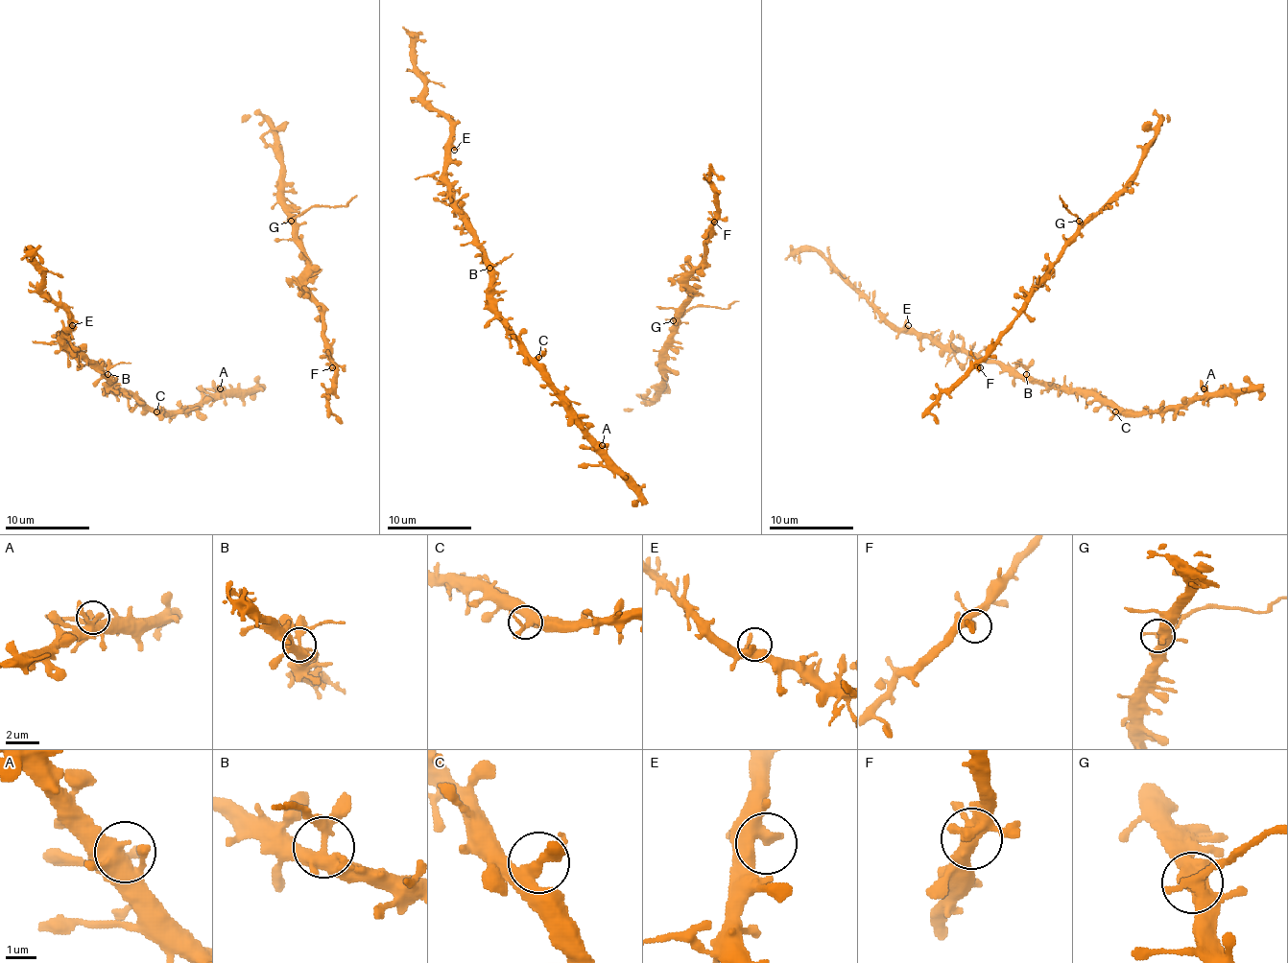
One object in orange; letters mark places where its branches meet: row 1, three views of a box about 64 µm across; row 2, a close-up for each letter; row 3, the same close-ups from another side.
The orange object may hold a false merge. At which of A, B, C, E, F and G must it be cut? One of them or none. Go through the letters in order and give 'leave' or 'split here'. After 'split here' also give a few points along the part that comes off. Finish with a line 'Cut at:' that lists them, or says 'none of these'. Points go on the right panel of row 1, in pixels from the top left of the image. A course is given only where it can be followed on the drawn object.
A: leave
B: leave
C: leave
E: leave
F: leave
G: split here | (1079, 220), (1064, 207), (1066, 205), (1060, 195)
Cut at: G

